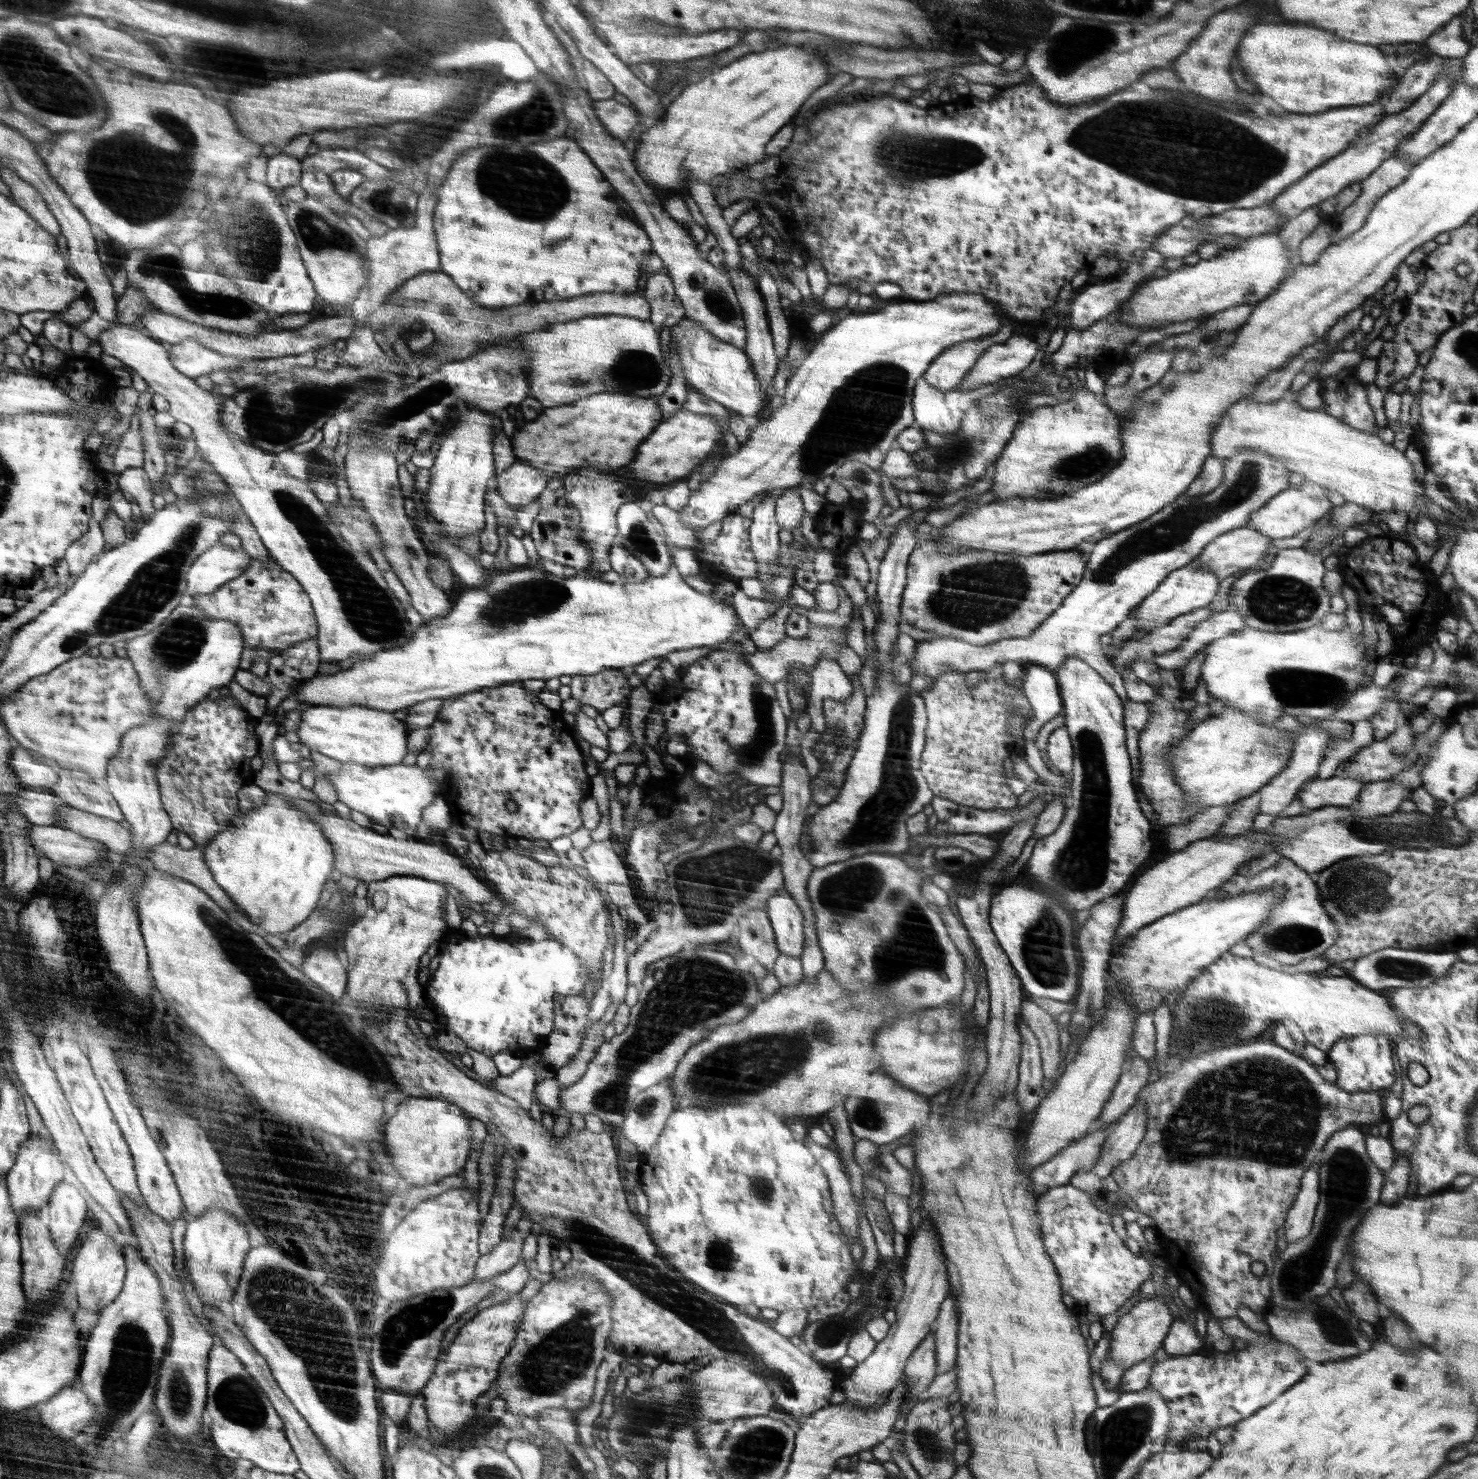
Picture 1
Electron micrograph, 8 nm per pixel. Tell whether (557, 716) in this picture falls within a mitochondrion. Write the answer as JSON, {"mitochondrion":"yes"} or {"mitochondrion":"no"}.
{"mitochondrion":"no"}

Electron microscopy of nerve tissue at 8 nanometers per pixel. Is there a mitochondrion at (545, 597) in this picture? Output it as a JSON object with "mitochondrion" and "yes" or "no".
{"mitochondrion":"yes"}

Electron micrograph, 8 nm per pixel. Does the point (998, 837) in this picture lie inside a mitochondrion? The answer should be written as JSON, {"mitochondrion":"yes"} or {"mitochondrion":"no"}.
{"mitochondrion":"no"}

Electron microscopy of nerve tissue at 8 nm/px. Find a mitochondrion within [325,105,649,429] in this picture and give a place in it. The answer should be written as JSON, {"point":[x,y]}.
{"point":[522,185]}

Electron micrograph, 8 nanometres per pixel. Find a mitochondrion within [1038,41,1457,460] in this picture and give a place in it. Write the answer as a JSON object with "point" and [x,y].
{"point":[1095,135]}

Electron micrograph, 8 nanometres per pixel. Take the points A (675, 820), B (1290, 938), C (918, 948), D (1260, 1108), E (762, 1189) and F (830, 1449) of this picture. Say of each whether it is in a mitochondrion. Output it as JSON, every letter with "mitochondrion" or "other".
{"A":"other","B":"mitochondrion","C":"mitochondrion","D":"mitochondrion","E":"mitochondrion","F":"other"}

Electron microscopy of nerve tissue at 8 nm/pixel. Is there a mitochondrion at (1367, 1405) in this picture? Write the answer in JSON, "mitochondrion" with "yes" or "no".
{"mitochondrion":"no"}

